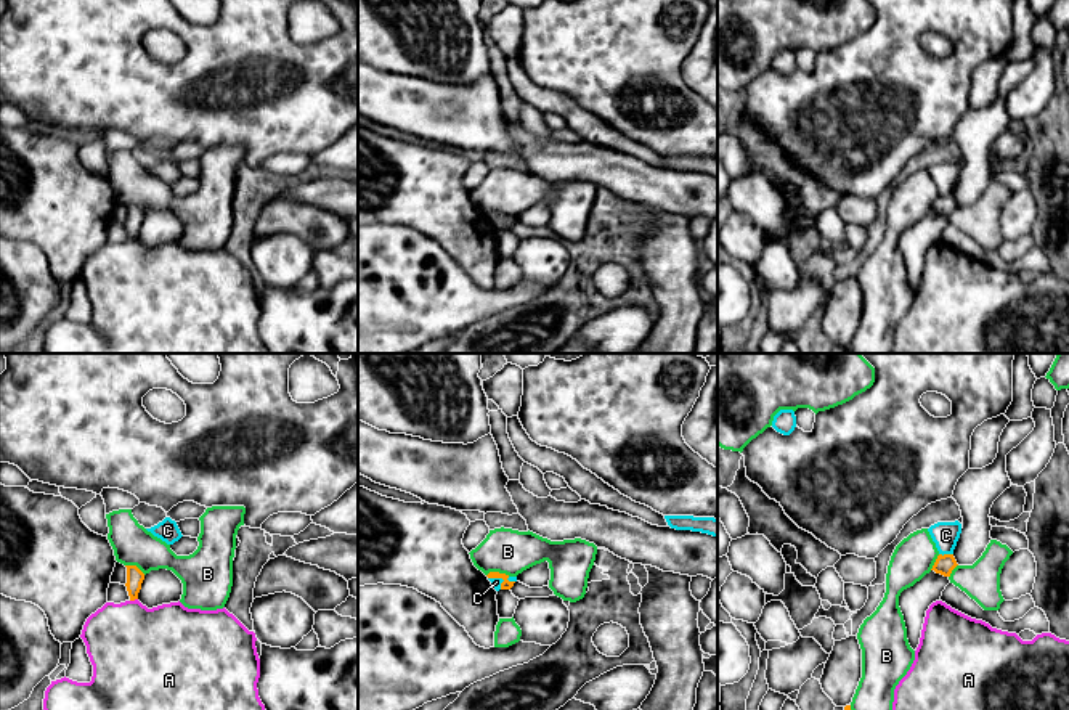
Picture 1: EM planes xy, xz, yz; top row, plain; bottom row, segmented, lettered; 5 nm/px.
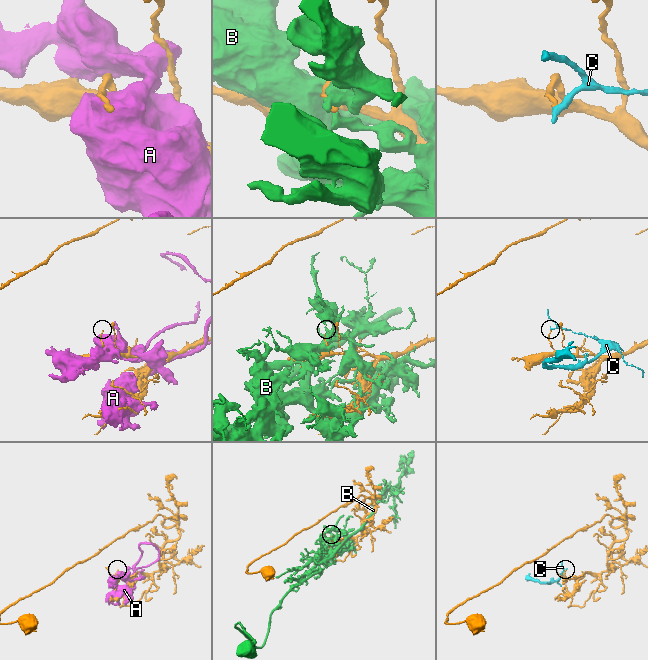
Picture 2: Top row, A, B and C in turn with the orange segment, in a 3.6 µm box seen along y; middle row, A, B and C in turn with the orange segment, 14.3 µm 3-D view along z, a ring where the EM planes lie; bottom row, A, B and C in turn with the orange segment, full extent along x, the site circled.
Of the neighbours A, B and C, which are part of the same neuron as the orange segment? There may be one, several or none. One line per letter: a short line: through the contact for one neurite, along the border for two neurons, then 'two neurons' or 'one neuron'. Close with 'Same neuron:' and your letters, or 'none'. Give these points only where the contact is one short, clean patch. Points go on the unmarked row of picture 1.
A: two neurons
B: two neurons
C: line yz (939, 193), (952, 195); two neurons
Same neuron: none

